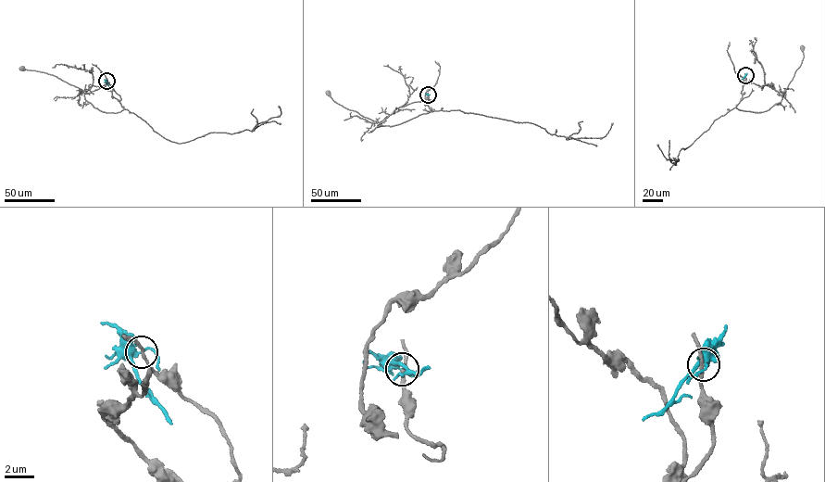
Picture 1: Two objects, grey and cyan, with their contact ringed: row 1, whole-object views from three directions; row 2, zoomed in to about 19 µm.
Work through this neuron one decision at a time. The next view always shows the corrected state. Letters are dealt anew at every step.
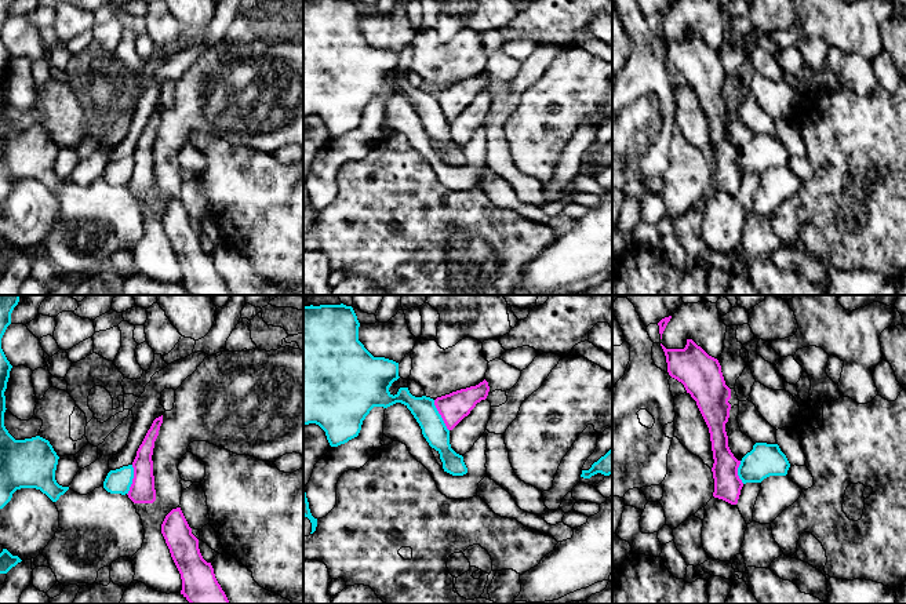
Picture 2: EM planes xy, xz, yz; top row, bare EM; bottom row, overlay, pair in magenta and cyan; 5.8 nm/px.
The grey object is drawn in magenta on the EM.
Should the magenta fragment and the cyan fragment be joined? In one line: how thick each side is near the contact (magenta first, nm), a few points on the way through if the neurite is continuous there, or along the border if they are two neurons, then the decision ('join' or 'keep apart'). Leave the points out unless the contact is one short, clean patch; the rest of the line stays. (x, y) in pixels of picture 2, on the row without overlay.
170/140 nm | along xz (433, 91), (448, 122) | keep apart

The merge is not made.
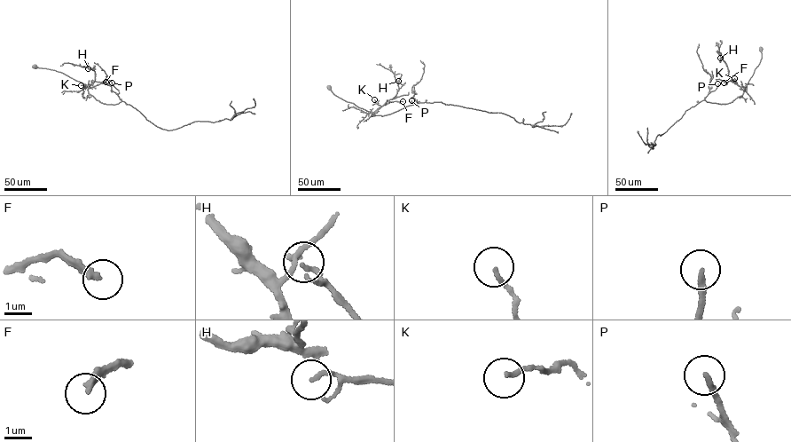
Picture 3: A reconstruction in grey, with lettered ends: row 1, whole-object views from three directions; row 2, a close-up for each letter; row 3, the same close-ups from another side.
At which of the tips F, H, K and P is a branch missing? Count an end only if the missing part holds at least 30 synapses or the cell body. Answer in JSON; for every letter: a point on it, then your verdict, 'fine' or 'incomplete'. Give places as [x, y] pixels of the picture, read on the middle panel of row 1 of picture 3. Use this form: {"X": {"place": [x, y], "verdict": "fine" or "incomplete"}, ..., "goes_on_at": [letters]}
{"F": {"place": [403, 101], "verdict": "fine"}, "H": {"place": [398, 81], "verdict": "fine"}, "K": {"place": [374, 99], "verdict": "fine"}, "P": {"place": [411, 100], "verdict": "incomplete"}, "goes_on_at": ["P"]}

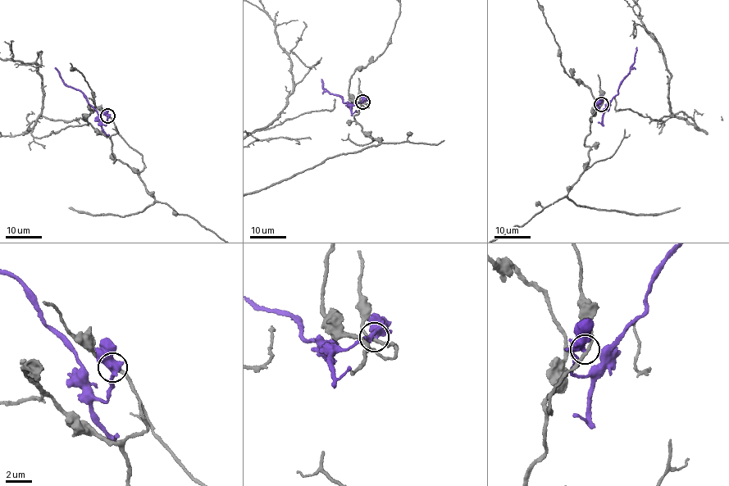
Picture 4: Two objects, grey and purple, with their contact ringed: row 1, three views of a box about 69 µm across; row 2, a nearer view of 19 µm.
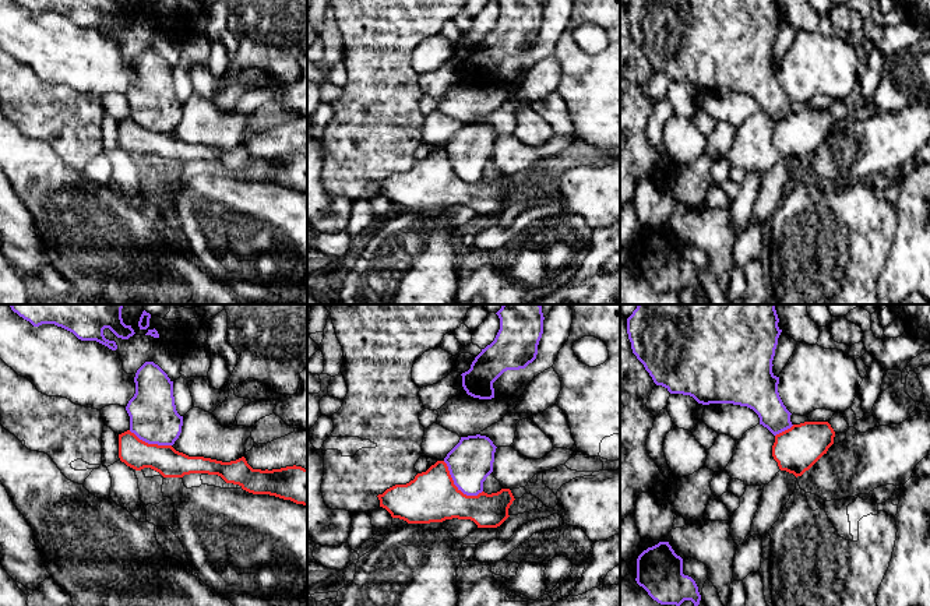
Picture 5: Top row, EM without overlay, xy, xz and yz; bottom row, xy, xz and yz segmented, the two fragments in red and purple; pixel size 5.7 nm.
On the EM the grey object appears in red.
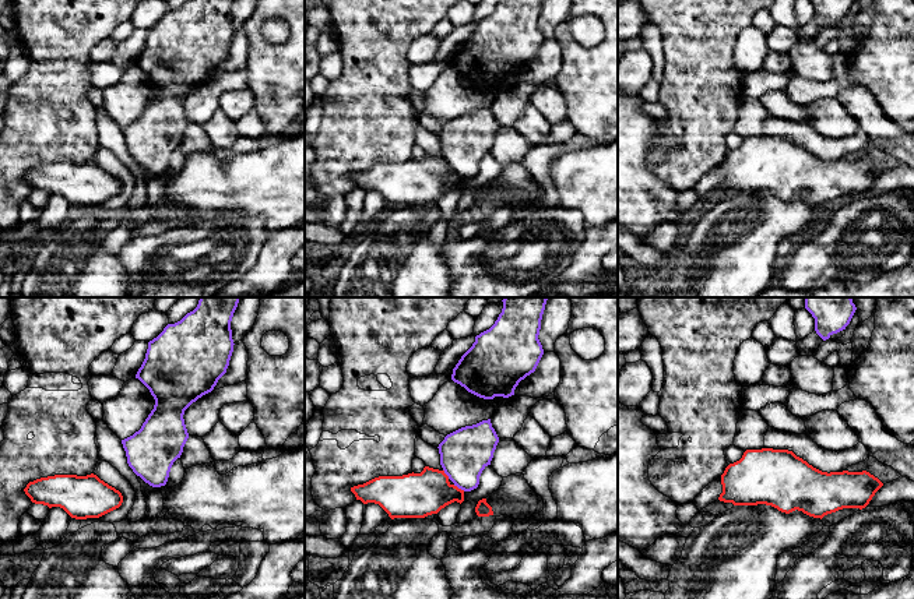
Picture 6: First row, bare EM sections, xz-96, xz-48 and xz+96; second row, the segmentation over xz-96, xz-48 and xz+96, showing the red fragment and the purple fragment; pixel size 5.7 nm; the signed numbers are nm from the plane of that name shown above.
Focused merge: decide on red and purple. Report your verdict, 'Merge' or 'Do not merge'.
Do not merge

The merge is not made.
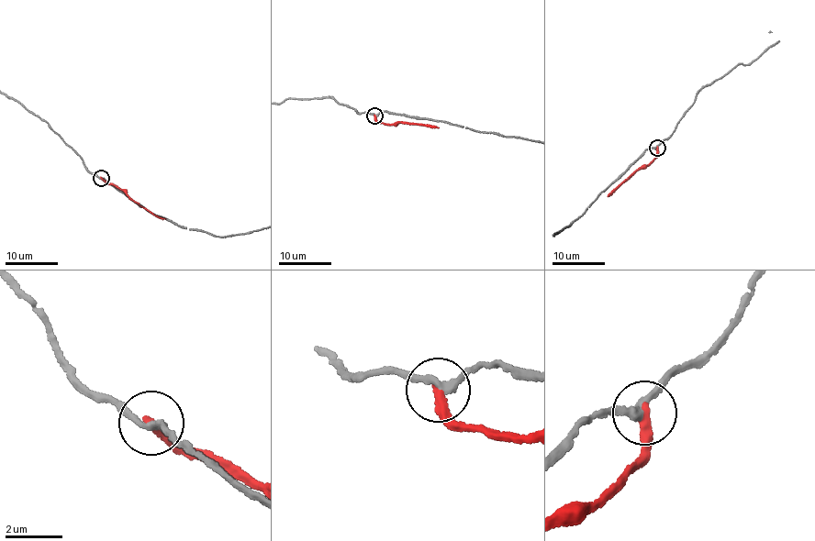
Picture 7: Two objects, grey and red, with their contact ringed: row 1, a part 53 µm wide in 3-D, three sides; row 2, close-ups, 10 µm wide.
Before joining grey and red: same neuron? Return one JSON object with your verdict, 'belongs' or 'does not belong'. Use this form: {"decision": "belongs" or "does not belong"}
{"decision": "does not belong"}

